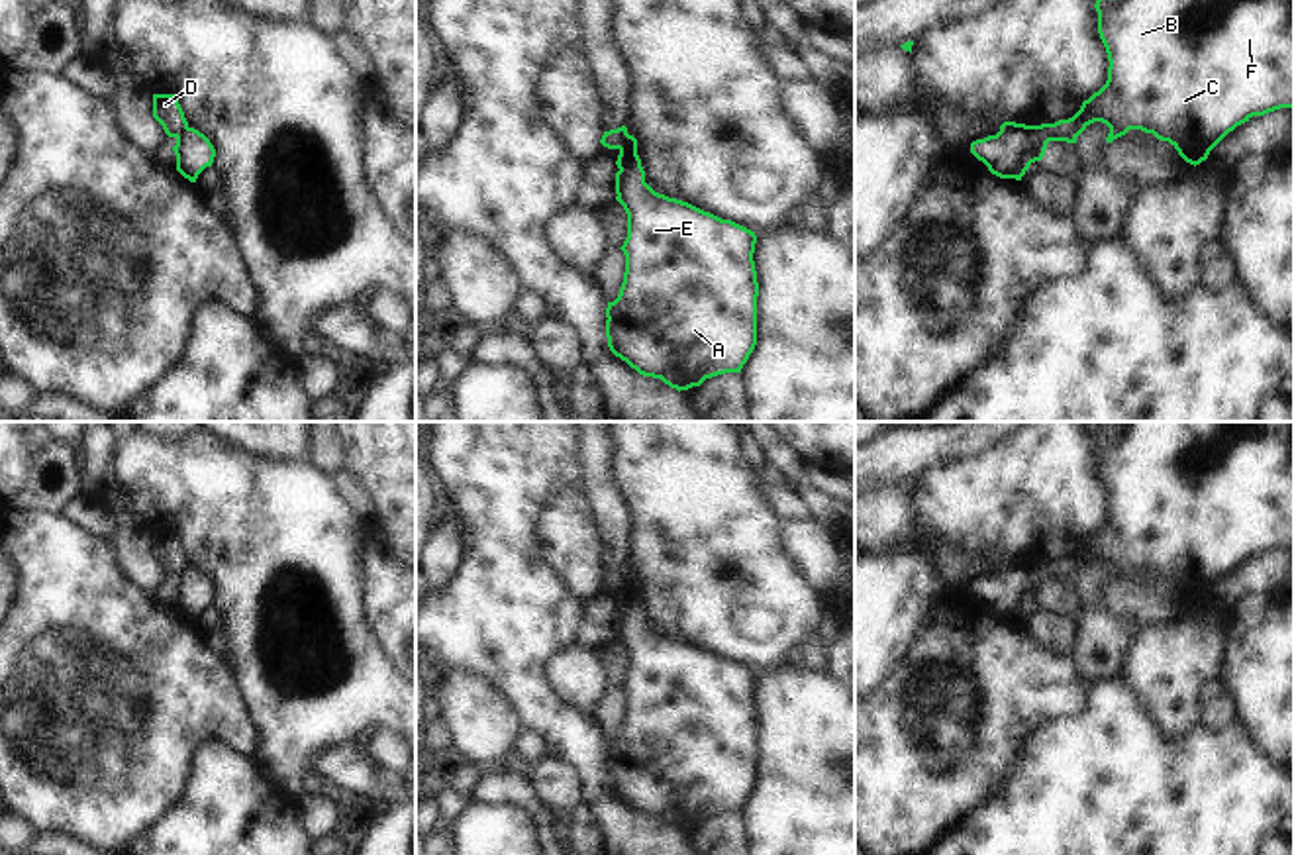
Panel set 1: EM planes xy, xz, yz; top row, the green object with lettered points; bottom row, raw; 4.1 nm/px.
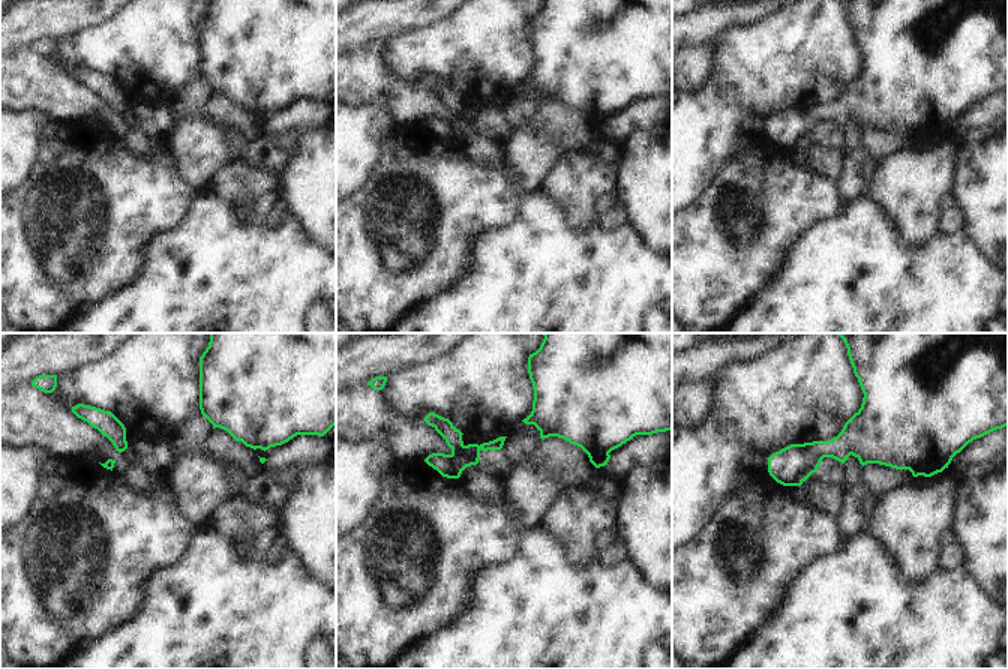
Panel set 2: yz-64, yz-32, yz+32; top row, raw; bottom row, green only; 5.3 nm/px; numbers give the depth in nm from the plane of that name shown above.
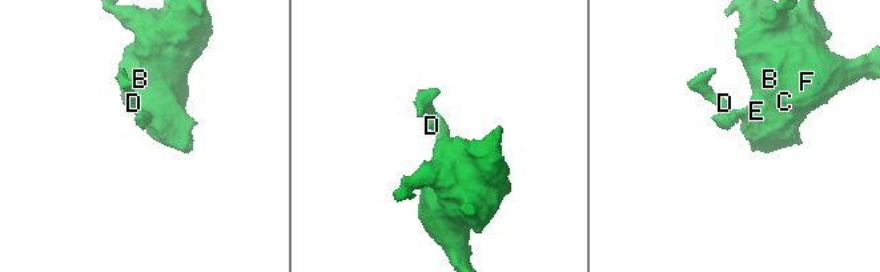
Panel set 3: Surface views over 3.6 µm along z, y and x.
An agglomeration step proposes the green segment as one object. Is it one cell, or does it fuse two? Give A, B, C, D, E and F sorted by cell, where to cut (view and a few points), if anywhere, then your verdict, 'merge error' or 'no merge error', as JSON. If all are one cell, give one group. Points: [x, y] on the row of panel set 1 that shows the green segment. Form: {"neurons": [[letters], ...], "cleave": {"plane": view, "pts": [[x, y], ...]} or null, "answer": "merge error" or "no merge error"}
{"neurons": [["A", "B", "C", "E", "F"], ["D"]], "cleave": {"plane": "xz", "pts": [[626, 132], [620, 150]]}, "answer": "merge error"}

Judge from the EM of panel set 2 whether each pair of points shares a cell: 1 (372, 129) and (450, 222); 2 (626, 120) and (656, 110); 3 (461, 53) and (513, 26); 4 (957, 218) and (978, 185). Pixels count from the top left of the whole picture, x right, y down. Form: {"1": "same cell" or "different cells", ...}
{"1": "different cells", "2": "same cell", "3": "same cell", "4": "different cells"}

